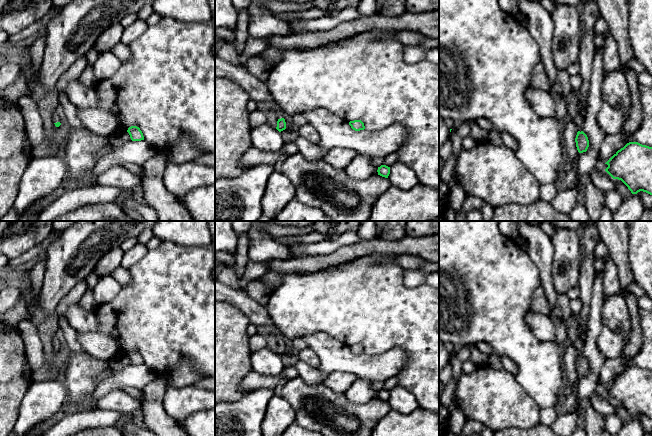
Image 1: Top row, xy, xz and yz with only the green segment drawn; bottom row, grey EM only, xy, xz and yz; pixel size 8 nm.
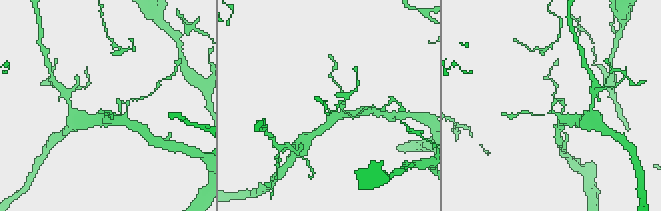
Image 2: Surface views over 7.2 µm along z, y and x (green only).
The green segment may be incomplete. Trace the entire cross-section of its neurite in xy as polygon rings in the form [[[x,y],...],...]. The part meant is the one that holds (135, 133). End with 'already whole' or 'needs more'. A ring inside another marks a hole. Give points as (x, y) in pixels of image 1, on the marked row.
[[[131,126],[128,128],[127,132],[130,135],[132,141],[141,141],[144,140],[142,131],[137,126]]] | already whole

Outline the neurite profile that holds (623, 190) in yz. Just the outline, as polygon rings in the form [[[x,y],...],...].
[[[614,179],[615,181],[615,185],[616,185],[616,189],[619,192],[619,194],[621,195],[622,199],[629,199],[632,195],[631,191],[628,189],[628,187],[621,181],[618,179]]]

